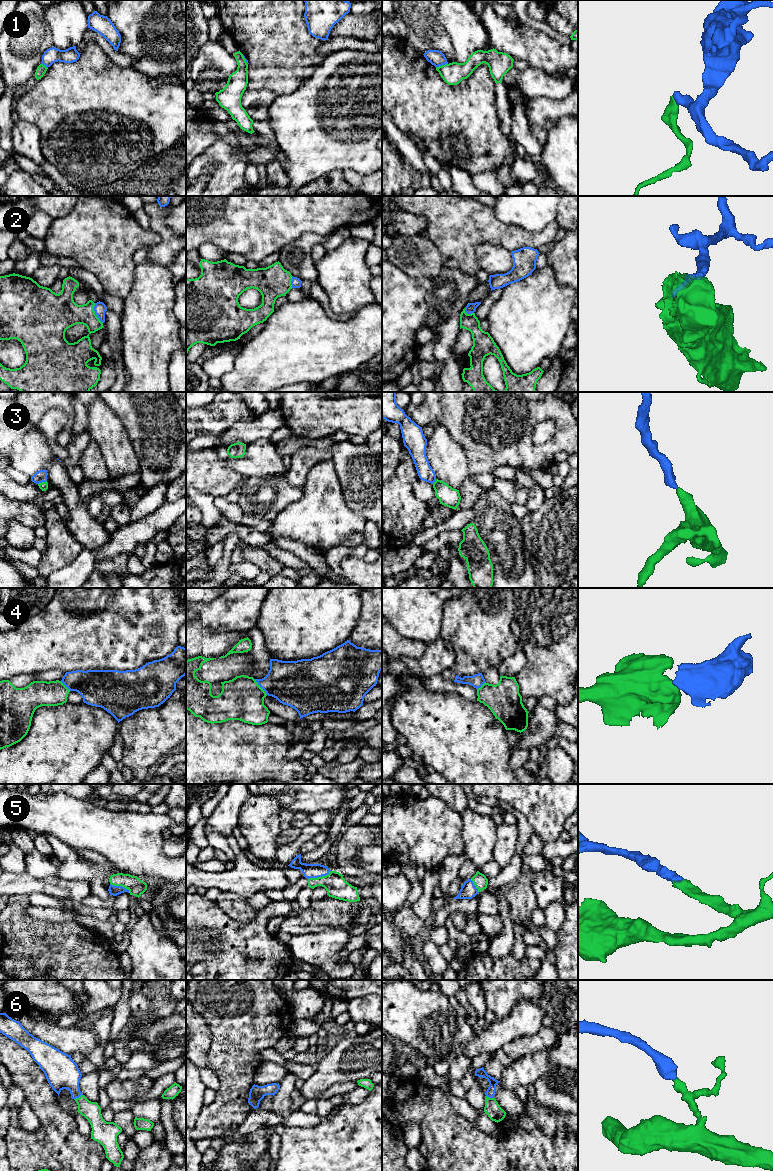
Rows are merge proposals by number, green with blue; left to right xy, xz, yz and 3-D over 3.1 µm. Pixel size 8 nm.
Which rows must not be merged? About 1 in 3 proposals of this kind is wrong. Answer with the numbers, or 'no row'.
1, 2, 4

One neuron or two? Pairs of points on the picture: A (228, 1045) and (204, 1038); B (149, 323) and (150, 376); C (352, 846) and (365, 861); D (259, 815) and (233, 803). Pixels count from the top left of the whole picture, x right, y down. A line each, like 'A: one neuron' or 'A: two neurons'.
A: two neurons
B: one neuron
C: two neurons
D: two neurons

